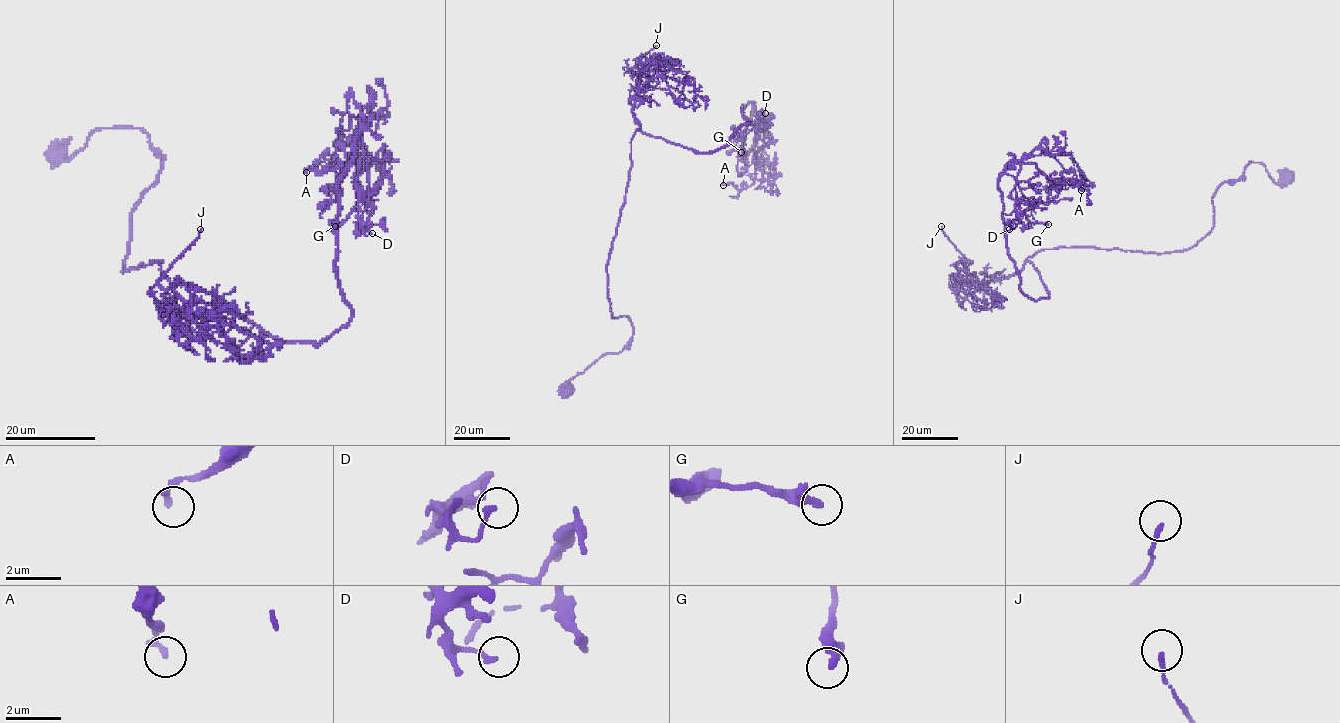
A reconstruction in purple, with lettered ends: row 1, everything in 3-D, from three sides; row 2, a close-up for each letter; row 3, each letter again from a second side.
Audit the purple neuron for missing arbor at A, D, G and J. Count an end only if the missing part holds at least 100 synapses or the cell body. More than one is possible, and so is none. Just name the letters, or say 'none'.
none

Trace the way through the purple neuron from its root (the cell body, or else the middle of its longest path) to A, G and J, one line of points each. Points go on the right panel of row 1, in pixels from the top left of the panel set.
A: (1286, 177), (1249, 162), (1187, 249), (1041, 249), (1032, 300), (999, 176), (1043, 149), (1081, 190)
G: (1286, 177), (1249, 162), (1187, 249), (1041, 249), (1032, 300), (998, 186), (1014, 163), (1026, 217), (1048, 224)
J: (1286, 177), (1249, 162), (1187, 249), (1043, 248), (982, 281), (941, 226)

